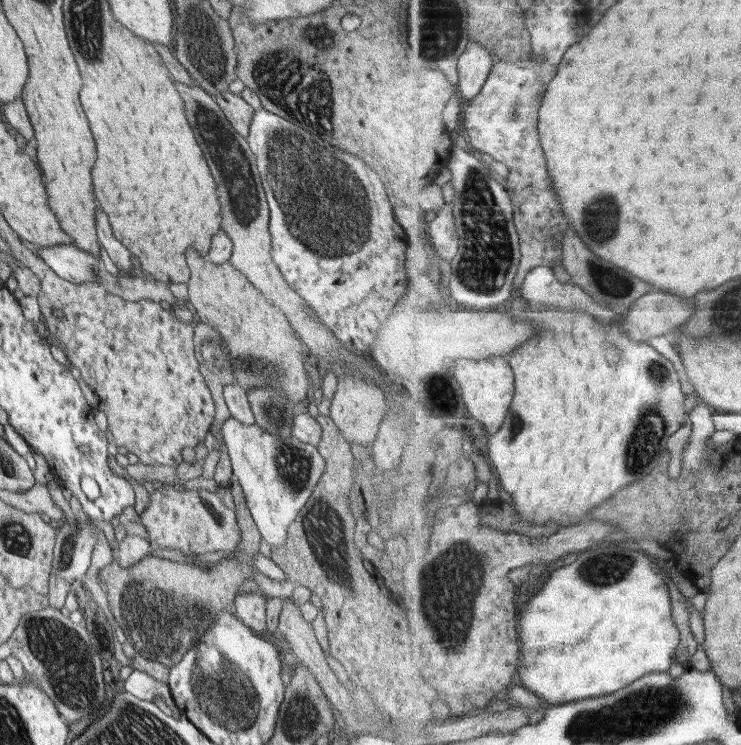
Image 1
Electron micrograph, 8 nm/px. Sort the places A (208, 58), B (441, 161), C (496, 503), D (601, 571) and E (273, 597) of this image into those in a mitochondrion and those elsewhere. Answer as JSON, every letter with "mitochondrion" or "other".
{"A":"mitochondrion","B":"other","C":"other","D":"mitochondrion","E":"other"}

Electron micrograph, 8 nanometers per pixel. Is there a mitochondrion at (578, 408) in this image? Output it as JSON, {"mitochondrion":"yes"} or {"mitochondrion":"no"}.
{"mitochondrion":"no"}

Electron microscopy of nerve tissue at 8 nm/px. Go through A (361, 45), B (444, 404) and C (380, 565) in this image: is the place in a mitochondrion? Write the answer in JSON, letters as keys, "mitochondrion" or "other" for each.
{"A":"other","B":"other","C":"other"}

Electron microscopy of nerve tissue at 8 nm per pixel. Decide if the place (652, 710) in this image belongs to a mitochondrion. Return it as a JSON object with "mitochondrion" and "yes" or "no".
{"mitochondrion":"yes"}

